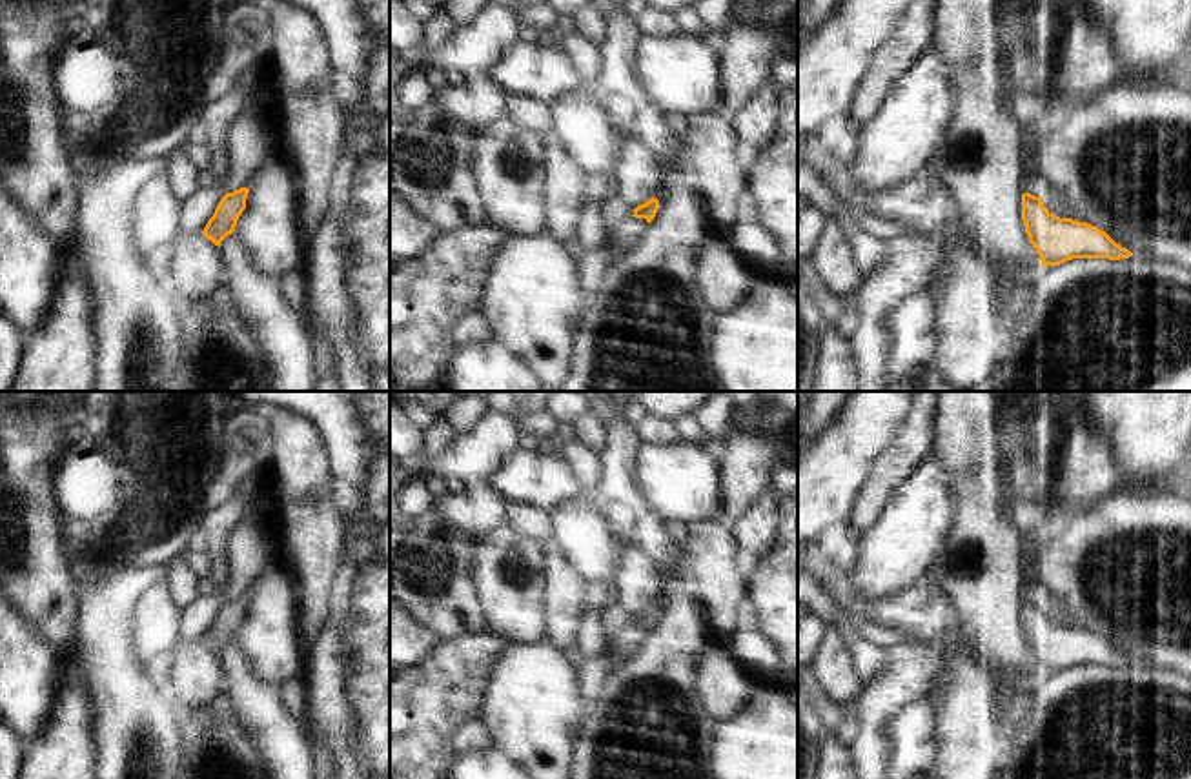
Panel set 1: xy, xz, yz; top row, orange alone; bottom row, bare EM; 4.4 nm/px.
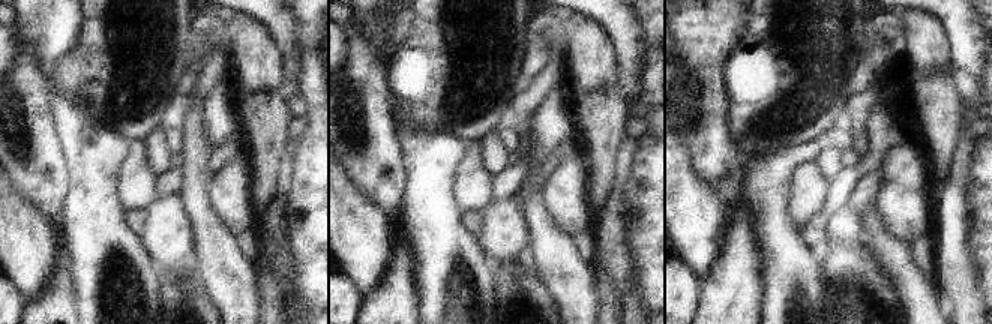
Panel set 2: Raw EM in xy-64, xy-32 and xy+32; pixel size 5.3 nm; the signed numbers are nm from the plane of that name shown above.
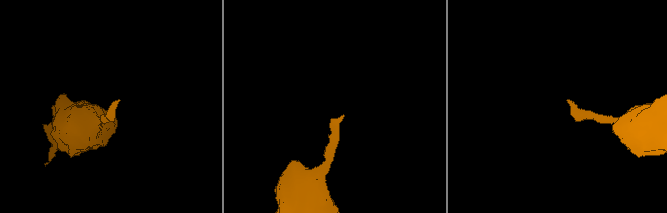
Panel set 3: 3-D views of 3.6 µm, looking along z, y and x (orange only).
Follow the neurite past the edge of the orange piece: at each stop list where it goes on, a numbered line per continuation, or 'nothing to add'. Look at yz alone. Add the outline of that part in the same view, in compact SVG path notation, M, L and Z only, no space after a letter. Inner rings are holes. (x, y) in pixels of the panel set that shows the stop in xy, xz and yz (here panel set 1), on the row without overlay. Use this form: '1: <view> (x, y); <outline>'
nothing to add

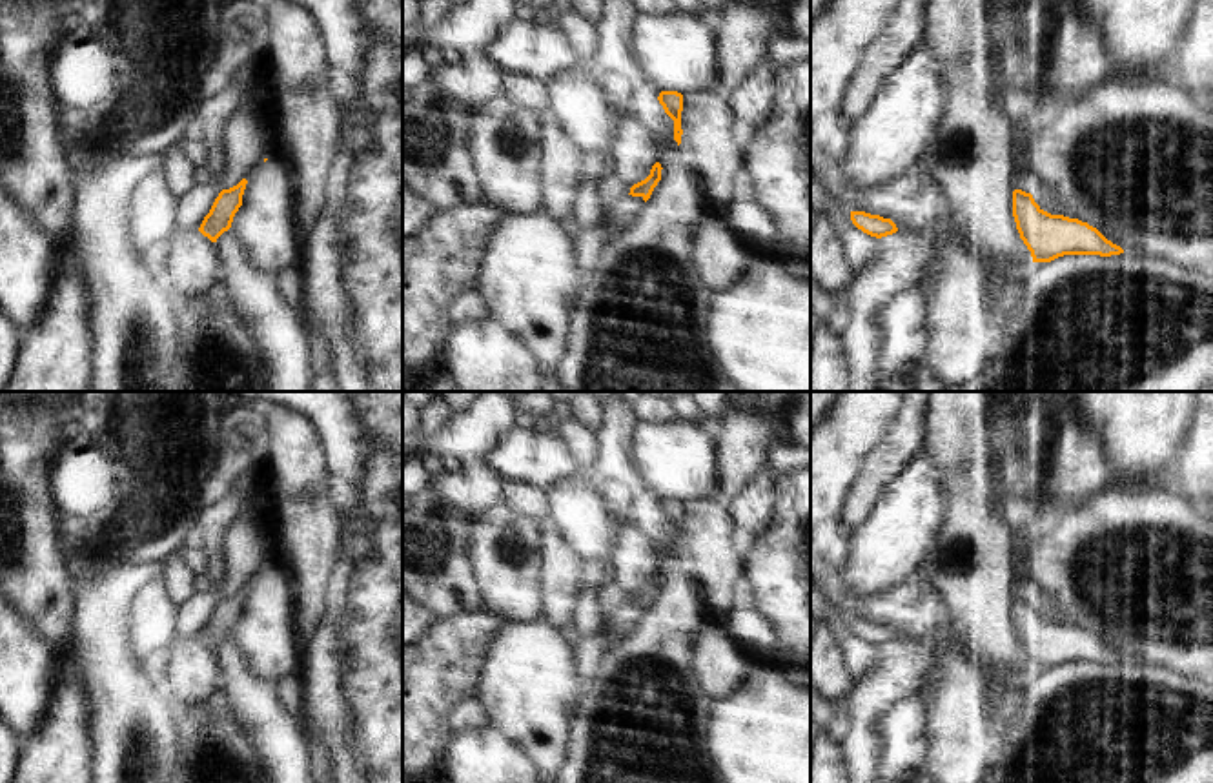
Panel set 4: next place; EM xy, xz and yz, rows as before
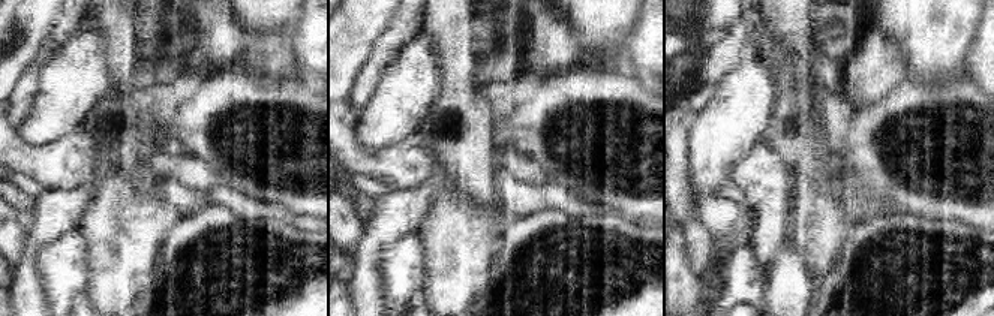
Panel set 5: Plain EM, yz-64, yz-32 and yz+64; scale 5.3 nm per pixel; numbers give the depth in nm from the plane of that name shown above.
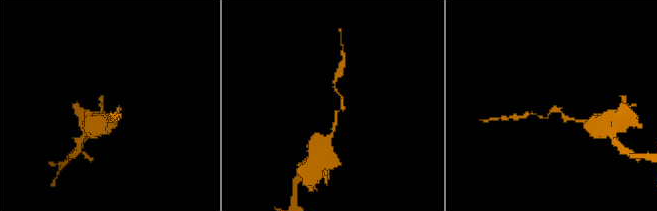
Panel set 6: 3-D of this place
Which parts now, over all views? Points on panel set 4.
nothing to add

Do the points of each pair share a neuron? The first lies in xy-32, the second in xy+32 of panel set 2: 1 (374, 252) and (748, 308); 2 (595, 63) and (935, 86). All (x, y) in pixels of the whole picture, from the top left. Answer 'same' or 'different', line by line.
1: different
2: different

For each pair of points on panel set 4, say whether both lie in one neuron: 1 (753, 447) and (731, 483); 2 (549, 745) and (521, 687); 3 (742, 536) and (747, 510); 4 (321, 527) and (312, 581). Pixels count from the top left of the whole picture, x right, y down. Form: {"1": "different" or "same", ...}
{"1": "same", "2": "same", "3": "same", "4": "same"}

